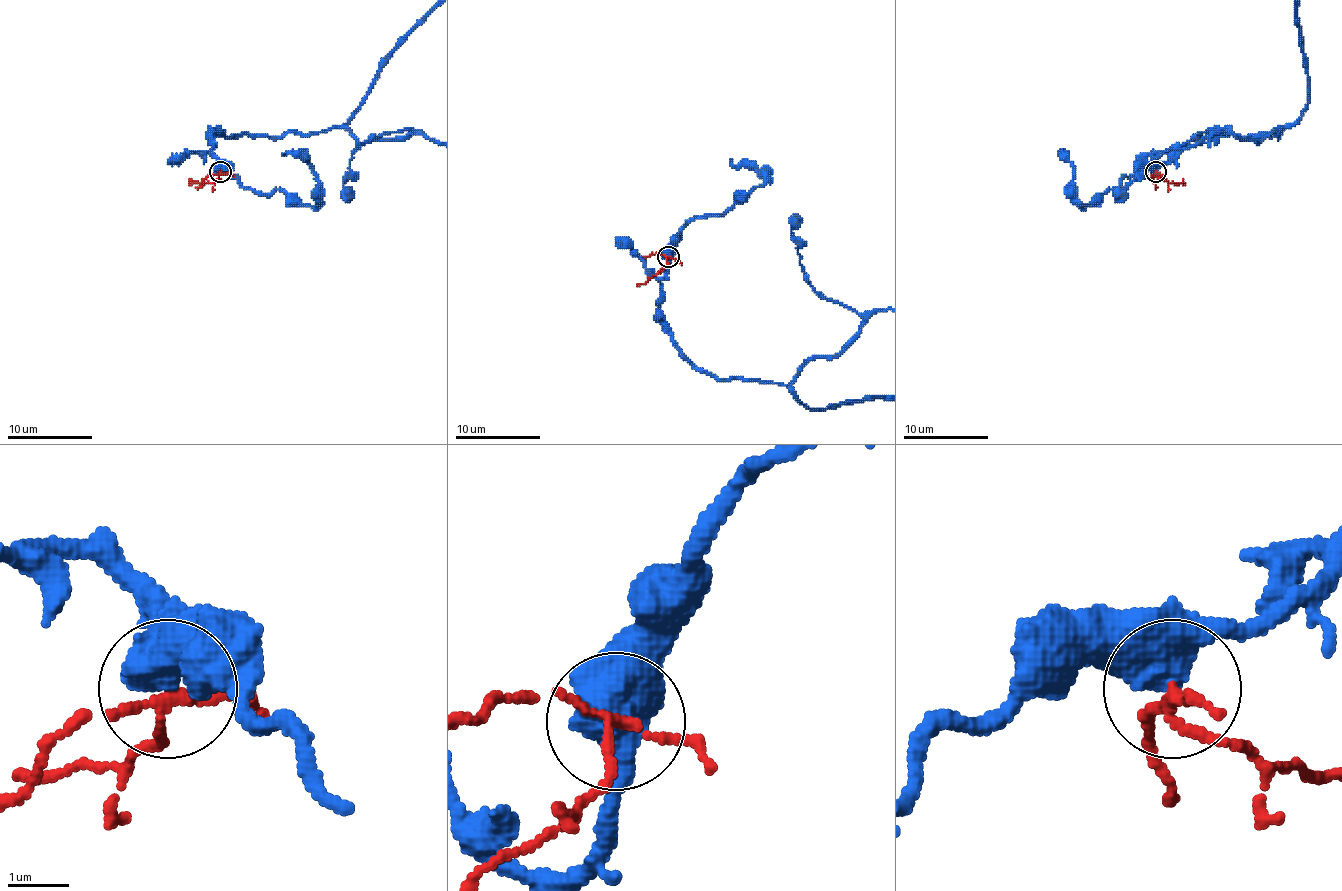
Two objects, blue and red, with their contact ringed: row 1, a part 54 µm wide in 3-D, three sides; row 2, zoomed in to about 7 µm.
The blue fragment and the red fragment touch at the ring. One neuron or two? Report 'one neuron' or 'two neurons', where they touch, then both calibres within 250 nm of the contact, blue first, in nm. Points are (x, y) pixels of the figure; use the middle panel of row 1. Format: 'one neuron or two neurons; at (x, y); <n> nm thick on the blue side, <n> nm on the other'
two neurons; at (668, 257); 700 nm thick on the blue side, 130 nm on the other

